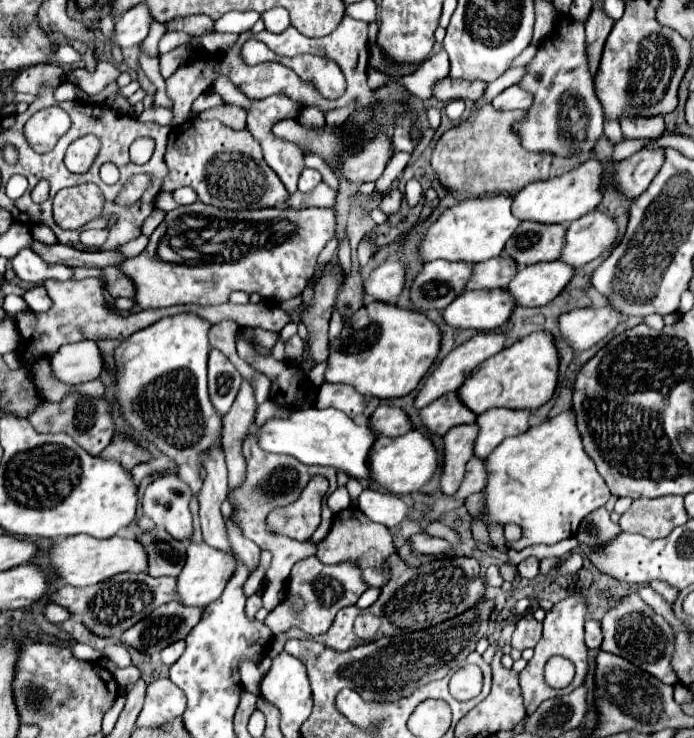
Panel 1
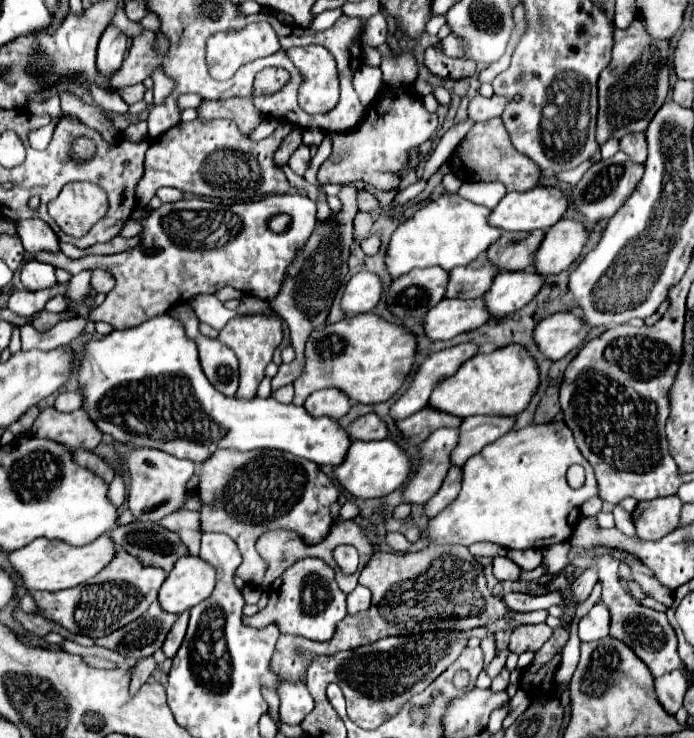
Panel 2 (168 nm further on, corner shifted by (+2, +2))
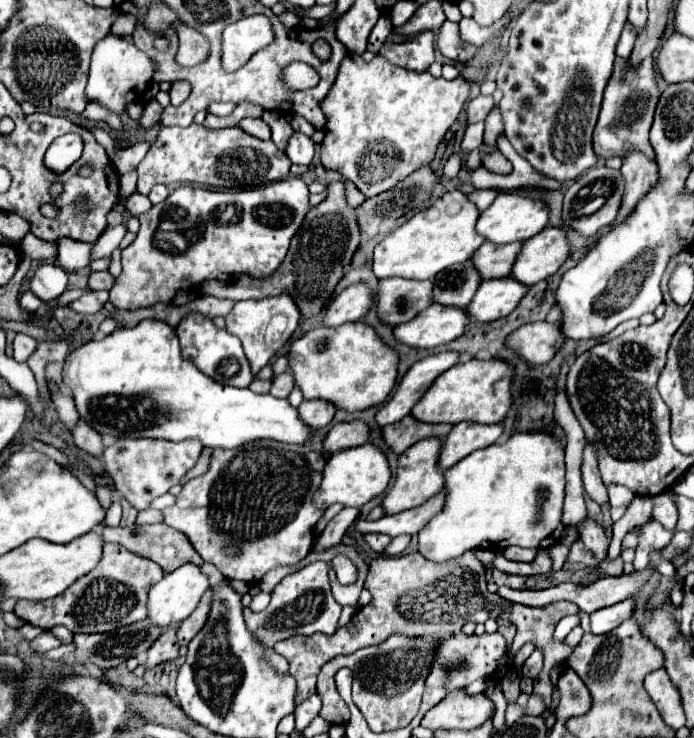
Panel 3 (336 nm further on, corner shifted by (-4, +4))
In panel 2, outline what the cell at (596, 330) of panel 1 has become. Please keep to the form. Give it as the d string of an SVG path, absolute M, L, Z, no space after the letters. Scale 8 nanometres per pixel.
M558 312L538 322L532 336L546 358L560 360L580 346L588 332L590 328L574 312Z

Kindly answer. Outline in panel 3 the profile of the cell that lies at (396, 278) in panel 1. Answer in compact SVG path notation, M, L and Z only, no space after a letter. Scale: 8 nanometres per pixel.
M358 282L342 290L326 308L324 326L340 326L346 322L356 322L372 308L374 296L366 282Z

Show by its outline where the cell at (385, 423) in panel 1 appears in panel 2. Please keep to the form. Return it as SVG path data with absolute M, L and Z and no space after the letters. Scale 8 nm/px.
M374 412L350 422L346 432L350 434L352 442L354 440L384 440L388 436L386 424Z

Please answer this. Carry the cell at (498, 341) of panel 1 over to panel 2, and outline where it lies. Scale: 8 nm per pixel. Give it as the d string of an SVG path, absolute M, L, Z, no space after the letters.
M458 344L440 352L430 354L412 376L412 382L408 390L392 404L390 416L394 420L402 420L418 410L422 410L428 404L428 398L438 382L452 376L468 358L476 354L476 344Z

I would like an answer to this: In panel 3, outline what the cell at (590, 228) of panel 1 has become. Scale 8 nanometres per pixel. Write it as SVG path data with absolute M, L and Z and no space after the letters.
M546 226L540 234L524 242L512 268L512 278L518 278L526 286L534 286L536 282L556 274L568 256L570 244L566 232L554 226Z

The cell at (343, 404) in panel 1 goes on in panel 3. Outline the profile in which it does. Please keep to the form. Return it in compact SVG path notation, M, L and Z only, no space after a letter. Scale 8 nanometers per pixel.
M304 400L300 406L300 418L312 426L314 430L320 430L324 426L328 426L336 414L336 406L328 400Z

